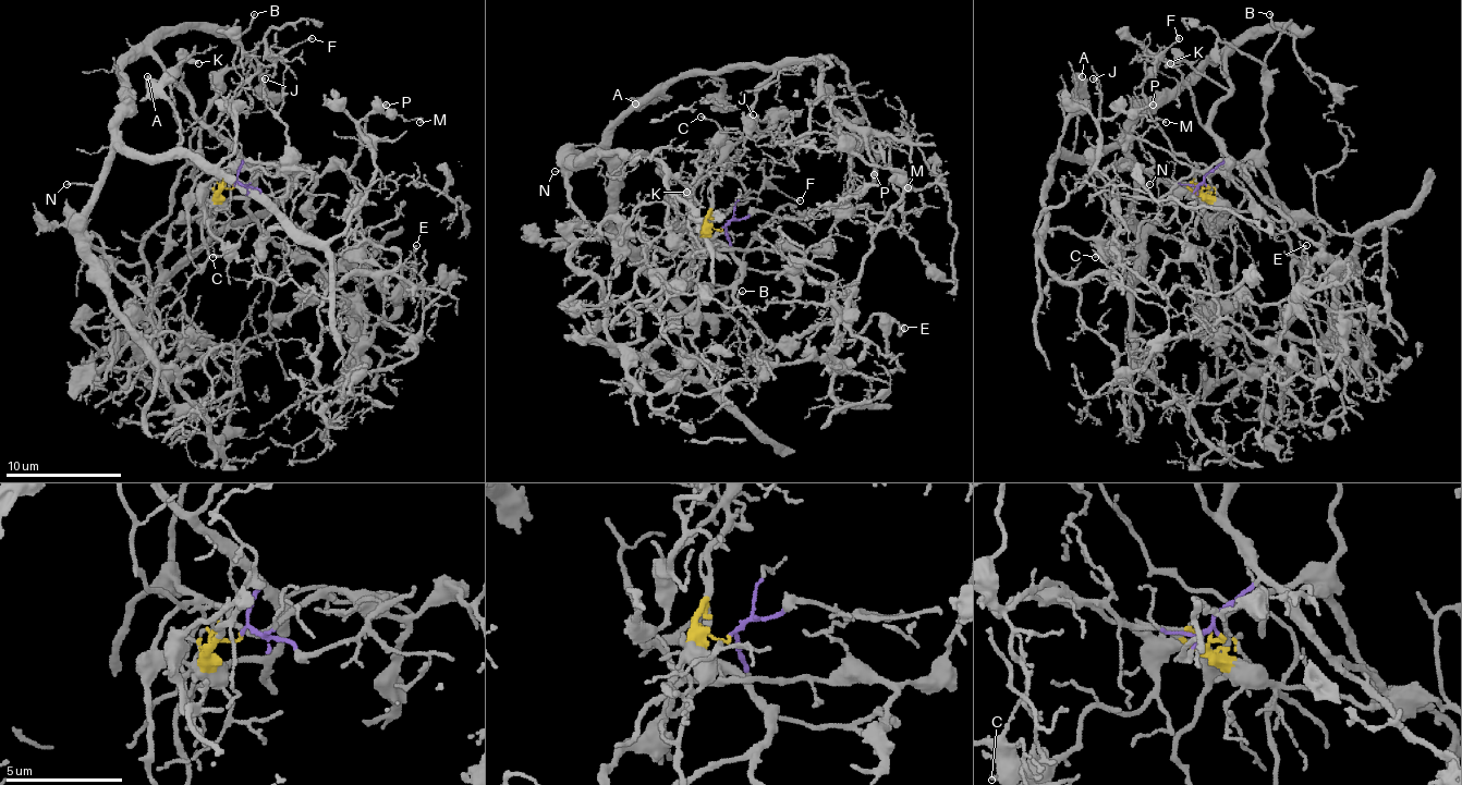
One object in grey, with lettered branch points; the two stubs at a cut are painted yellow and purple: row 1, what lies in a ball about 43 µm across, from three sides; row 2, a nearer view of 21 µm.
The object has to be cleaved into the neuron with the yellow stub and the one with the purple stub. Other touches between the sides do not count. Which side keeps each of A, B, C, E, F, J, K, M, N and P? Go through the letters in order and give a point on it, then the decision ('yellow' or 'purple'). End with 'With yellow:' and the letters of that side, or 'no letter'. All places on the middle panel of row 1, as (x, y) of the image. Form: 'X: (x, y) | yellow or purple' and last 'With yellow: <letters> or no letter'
A: (635, 103) | purple
B: (742, 291) | purple
C: (701, 117) | yellow
E: (904, 328) | yellow
F: (800, 200) | purple
J: (753, 114) | yellow
K: (686, 192) | purple
M: (908, 187) | purple
N: (555, 171) | purple
P: (874, 174) | purple
With yellow: C, E, J

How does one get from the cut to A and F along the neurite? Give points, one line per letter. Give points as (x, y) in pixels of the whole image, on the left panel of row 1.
A: (233, 185), (239, 156), (144, 54), (126, 61), (118, 138), (146, 156), (179, 145), (172, 101), (146, 75)
F: (233, 185), (239, 156), (212, 130), (221, 110), (256, 70), (312, 37)

